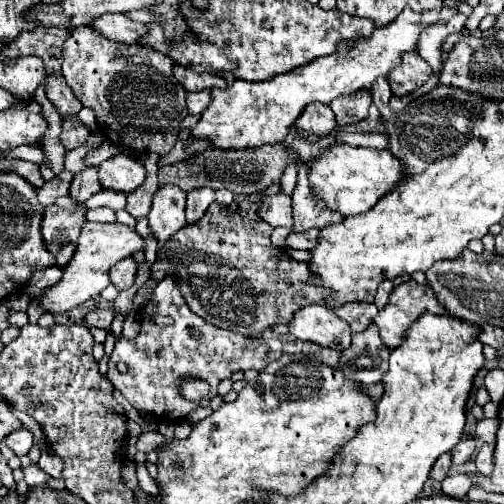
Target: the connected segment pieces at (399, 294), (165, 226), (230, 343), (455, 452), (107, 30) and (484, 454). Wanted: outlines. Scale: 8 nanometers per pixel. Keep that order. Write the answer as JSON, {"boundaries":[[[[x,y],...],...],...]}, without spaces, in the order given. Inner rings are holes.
{"boundaries":[[[[408,281],[394,287],[390,293],[390,303],[380,309],[374,321],[380,329],[384,345],[390,345],[390,349],[400,347],[404,333],[422,313],[446,315],[448,311],[444,309],[444,305],[438,303],[436,293],[430,289],[430,285]]],[[[166,185],[164,189],[158,189],[154,193],[148,223],[160,247],[186,225],[184,205],[186,205],[186,193],[180,193],[180,189],[176,189],[174,185]]],[[[164,277],[158,283],[148,305],[140,311],[140,325],[142,329],[138,337],[122,337],[114,345],[114,353],[108,361],[108,381],[130,401],[136,411],[146,411],[172,421],[185,418],[195,407],[209,406],[212,397],[216,397],[218,383],[234,371],[260,371],[284,353],[314,353],[320,349],[318,345],[296,341],[290,333],[278,335],[272,329],[266,329],[260,339],[252,339],[208,325],[202,317],[194,317],[172,277]],[[118,361],[126,363],[126,373],[116,369]],[[184,379],[206,381],[210,385],[208,397],[196,402],[184,399],[179,393]]],[[[464,439],[464,441],[460,441],[460,443],[452,449],[452,463],[454,463],[454,465],[464,465],[466,461],[472,459],[474,451],[476,451],[476,441],[474,441],[474,439]]],[[[126,15],[100,17],[100,21],[94,21],[94,27],[104,37],[108,37],[112,41],[122,41],[122,43],[138,43],[138,39],[150,31],[150,27],[146,23],[132,21]]],[[[482,445],[482,447],[480,447],[480,451],[478,451],[476,459],[474,459],[478,473],[482,473],[482,475],[492,475],[492,467],[494,467],[492,455],[494,455],[494,447],[492,447],[492,445]]]]}

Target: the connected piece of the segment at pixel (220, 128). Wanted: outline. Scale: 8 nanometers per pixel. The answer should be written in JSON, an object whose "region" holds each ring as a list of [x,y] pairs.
{"region":[[[404,9],[396,17],[396,21],[392,21],[390,25],[386,25],[384,29],[374,29],[370,41],[358,41],[352,49],[344,49],[344,45],[340,45],[340,49],[336,49],[336,53],[332,53],[328,57],[318,57],[316,61],[312,61],[312,65],[292,69],[292,73],[272,77],[268,81],[262,81],[260,85],[248,85],[248,81],[234,81],[234,85],[228,89],[214,89],[210,95],[212,101],[206,107],[206,111],[200,115],[198,123],[190,129],[190,139],[186,141],[186,145],[190,145],[194,139],[208,141],[214,149],[254,149],[254,147],[262,147],[262,145],[284,143],[288,129],[302,115],[306,105],[314,103],[314,101],[330,105],[330,101],[336,99],[338,95],[356,93],[358,89],[368,89],[368,85],[372,85],[372,81],[376,81],[376,77],[388,75],[394,67],[400,65],[400,53],[416,51],[416,41],[418,41],[420,31],[422,31],[420,15],[414,13],[412,9]]]}

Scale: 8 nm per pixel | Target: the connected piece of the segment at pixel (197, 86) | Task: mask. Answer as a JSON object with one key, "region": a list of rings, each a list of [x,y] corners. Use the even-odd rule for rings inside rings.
{"region":[[[182,65],[174,67],[174,77],[178,79],[178,83],[190,93],[190,91],[204,91],[210,89],[212,83],[208,79],[208,75],[204,73],[196,73],[194,69],[184,69]]]}

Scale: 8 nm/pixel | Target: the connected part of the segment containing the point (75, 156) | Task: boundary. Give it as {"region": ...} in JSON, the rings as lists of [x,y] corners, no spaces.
{"region":[[[82,145],[82,147],[74,149],[74,151],[68,151],[68,153],[66,153],[66,169],[68,169],[72,175],[76,175],[76,173],[82,171],[82,169],[88,169],[90,165],[84,161],[84,157],[86,157],[92,149],[94,149],[94,147]]]}

